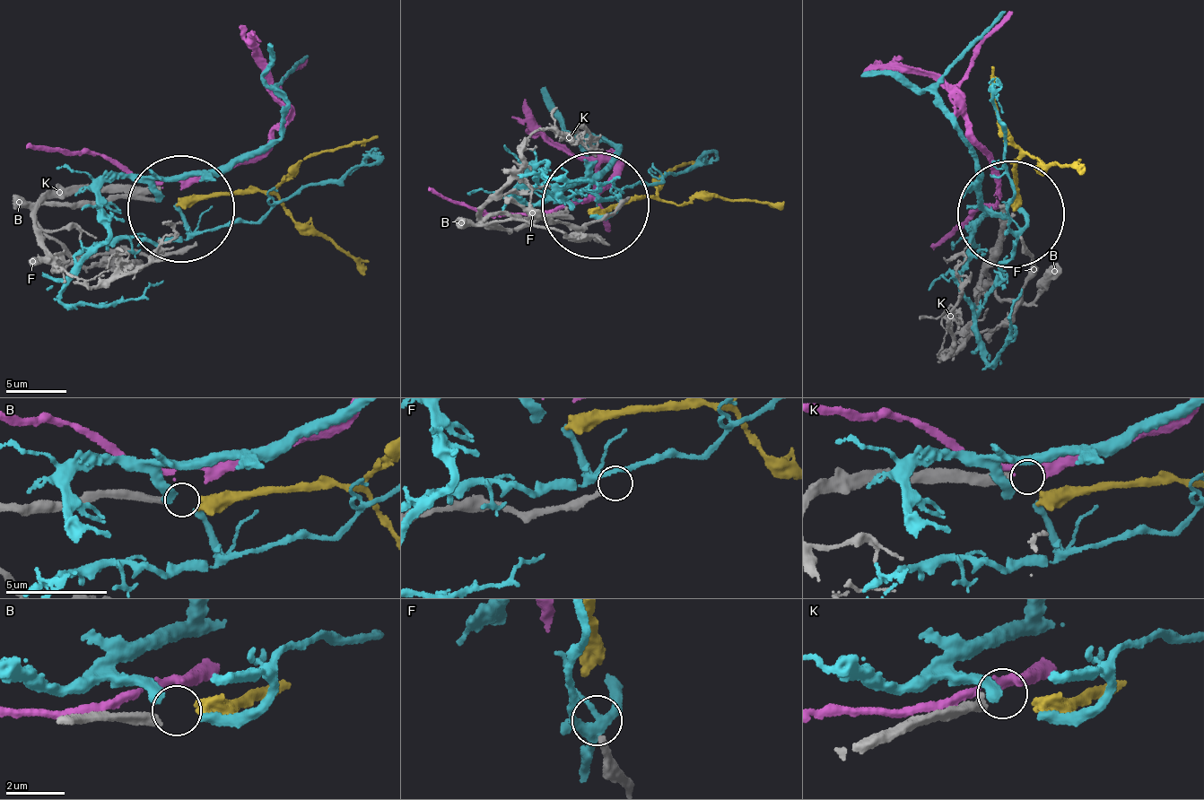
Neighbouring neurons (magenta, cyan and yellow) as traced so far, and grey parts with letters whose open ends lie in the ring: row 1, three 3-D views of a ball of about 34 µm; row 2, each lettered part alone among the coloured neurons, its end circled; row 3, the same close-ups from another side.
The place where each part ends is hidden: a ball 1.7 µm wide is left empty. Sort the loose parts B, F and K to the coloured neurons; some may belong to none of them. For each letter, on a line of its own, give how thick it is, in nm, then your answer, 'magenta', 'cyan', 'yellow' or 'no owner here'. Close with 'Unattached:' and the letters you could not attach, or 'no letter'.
B: 300 nm thick; yellow
F: 240 nm thick; no owner here
K: 380 nm thick; magenta
Unattached: F

